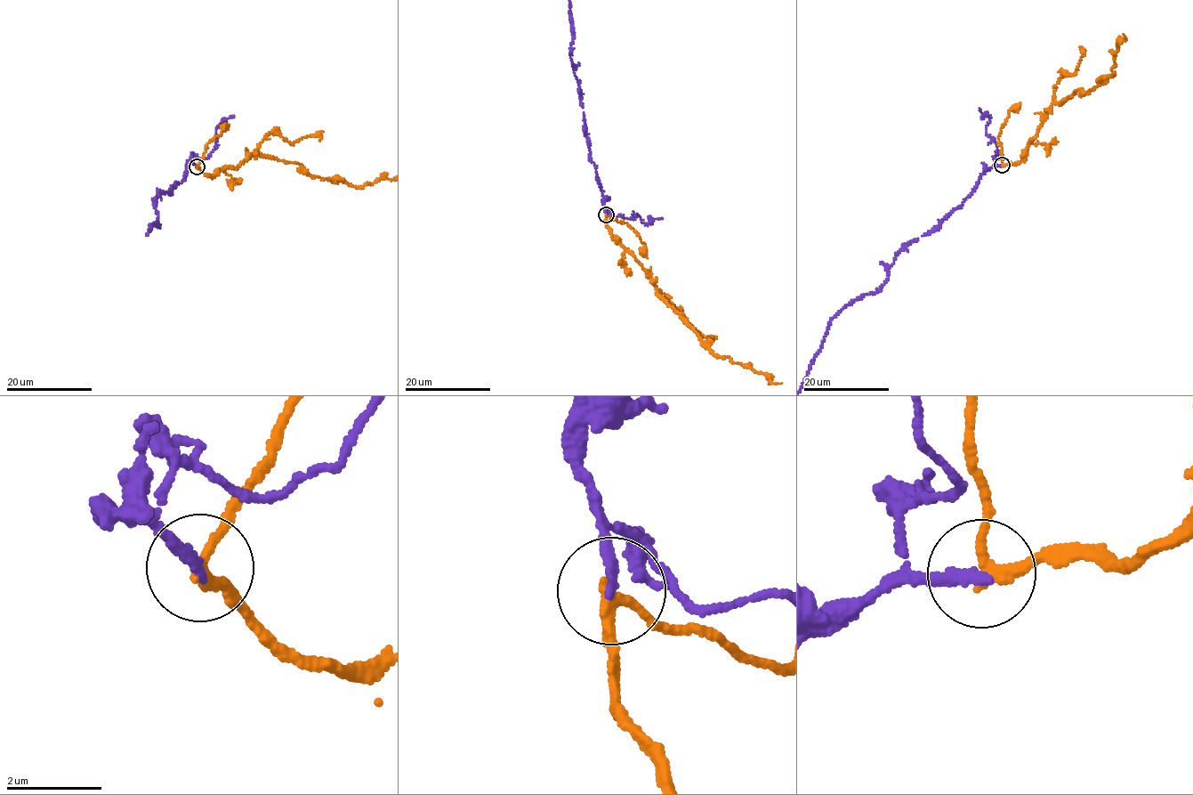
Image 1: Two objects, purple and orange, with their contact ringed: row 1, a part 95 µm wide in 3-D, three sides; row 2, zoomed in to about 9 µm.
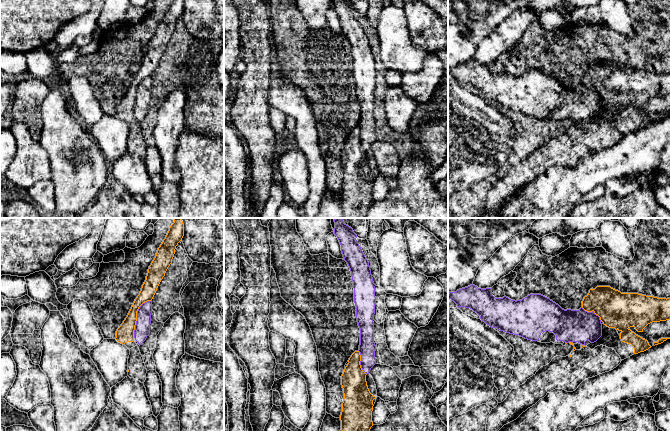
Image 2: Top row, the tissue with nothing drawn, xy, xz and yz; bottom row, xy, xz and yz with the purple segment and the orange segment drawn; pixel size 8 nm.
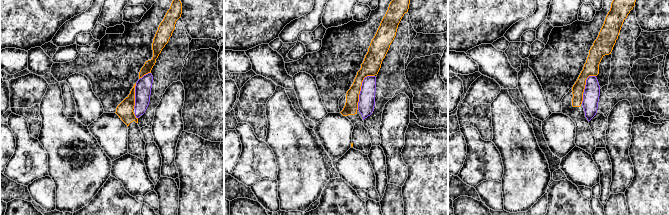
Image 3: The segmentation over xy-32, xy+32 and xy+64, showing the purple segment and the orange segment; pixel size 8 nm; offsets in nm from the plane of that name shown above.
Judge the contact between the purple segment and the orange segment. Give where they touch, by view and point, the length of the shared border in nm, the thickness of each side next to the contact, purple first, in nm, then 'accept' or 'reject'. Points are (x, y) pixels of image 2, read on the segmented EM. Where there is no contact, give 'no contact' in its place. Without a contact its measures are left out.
xy (137, 317) | 340 nm | 130/140 nm | reject

